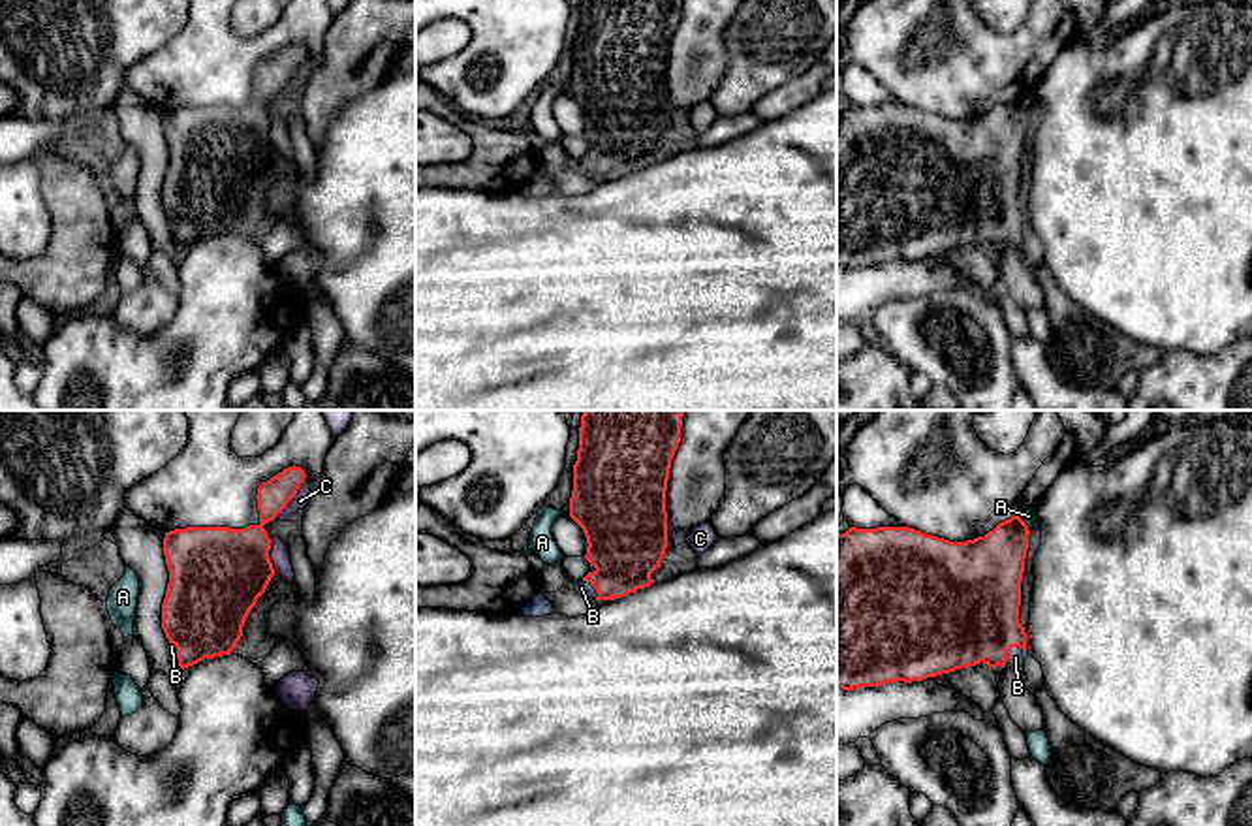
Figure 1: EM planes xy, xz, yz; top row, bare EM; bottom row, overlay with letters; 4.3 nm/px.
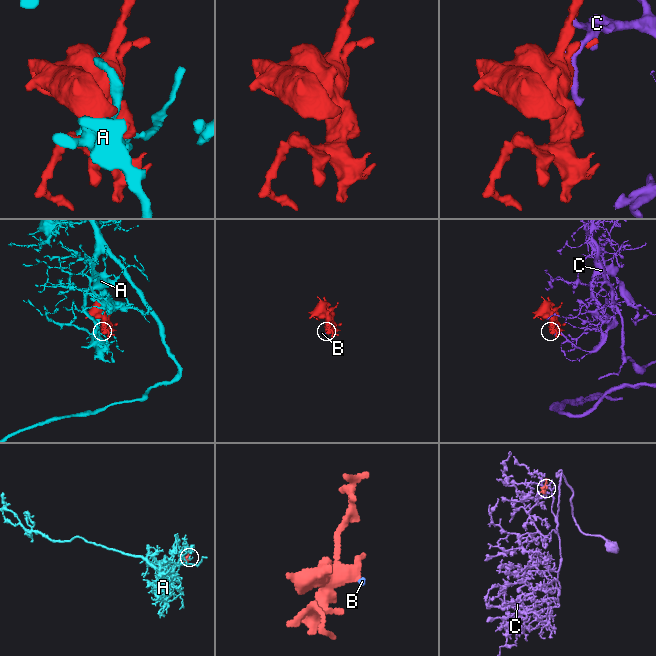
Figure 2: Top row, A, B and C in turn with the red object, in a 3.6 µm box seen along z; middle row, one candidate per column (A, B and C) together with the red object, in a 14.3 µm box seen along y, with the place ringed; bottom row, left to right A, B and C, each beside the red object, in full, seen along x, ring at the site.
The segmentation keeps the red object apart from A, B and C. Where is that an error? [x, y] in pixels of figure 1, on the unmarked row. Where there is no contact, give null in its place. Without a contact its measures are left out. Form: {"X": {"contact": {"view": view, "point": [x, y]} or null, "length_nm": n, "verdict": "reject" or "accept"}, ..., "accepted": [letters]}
{"A": {"contact": {"view": "yz", "point": [1025, 102]}, "length_nm": 100, "verdict": "reject"}, "B": {"contact": {"view": "yz", "point": [1010, 226]}, "length_nm": 120, "verdict": "accept"}, "C": {"contact": {"view": "xy", "point": [294, 74]}, "length_nm": 200, "verdict": "reject"}, "accepted": ["B"]}

